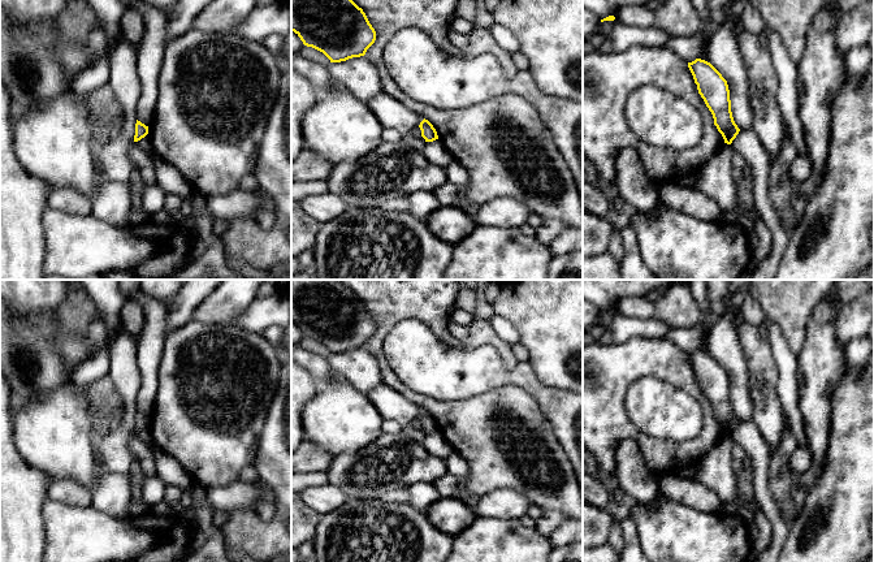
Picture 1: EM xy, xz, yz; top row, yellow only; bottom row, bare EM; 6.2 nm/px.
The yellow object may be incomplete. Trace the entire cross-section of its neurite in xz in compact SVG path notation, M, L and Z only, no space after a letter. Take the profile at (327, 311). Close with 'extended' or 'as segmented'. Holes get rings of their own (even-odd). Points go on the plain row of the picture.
M291 280L291 323L300 329L304 337L323 343L330 354L364 347L376 332L376 323L363 301L339 280Z; as segmented

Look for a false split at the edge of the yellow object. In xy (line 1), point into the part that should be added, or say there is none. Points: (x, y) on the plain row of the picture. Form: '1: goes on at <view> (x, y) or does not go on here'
1: does not go on here

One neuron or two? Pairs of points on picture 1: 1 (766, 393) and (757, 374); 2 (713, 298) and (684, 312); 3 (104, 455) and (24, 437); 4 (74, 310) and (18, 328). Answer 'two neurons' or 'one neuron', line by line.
1: one neuron
2: two neurons
3: two neurons
4: one neuron

